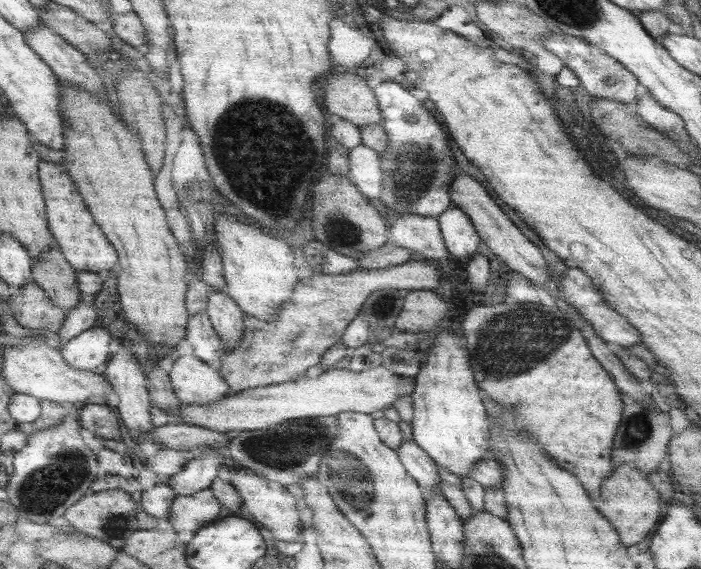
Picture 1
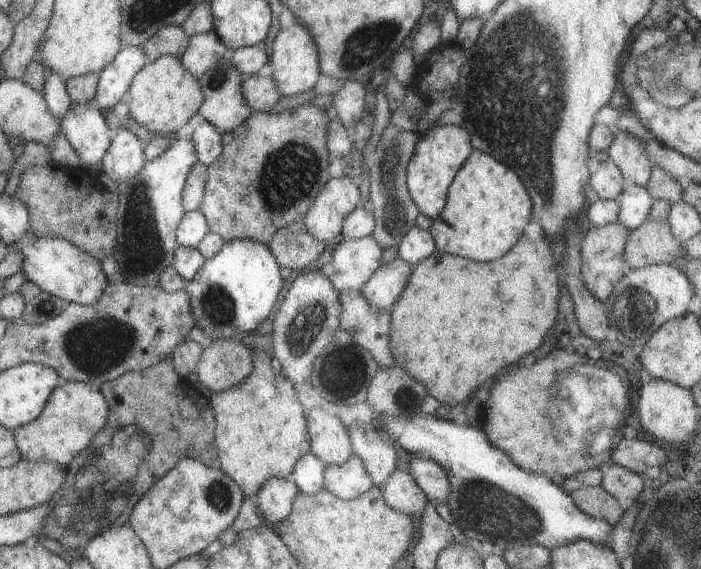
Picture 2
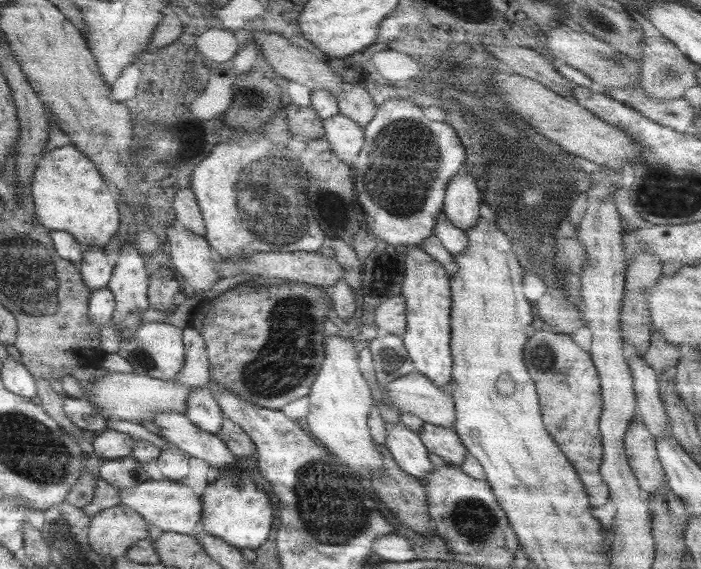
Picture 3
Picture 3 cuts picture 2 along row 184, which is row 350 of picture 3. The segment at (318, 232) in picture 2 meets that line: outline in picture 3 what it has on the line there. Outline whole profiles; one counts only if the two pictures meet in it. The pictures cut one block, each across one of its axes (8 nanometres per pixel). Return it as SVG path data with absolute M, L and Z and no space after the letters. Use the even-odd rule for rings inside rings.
M351 334L325 336L323 362L307 396L309 418L305 418L305 432L359 480L361 472L367 472L371 478L379 476L383 472L383 466L377 444L367 430L367 414L373 408L373 398L371 388L357 368L357 356L359 354L355 350Z

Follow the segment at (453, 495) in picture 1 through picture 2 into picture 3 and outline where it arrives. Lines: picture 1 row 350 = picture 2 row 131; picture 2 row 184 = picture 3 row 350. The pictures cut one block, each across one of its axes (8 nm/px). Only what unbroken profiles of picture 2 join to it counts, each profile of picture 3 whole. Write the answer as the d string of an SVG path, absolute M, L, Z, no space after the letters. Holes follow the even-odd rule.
M413 246L405 252L405 274L399 288L401 298L405 300L405 334L401 336L403 346L407 350L407 358L413 362L413 368L421 372L425 378L435 382L437 388L449 390L451 382L451 286L449 278L431 256L423 254L425 250Z

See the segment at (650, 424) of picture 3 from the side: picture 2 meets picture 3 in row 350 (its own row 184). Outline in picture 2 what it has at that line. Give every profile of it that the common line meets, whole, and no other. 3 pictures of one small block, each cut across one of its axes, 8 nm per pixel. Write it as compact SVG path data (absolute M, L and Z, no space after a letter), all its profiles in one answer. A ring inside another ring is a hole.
M627 184L625 190L615 198L619 204L617 222L629 230L635 230L649 218L649 210L653 206L651 194L643 186Z

